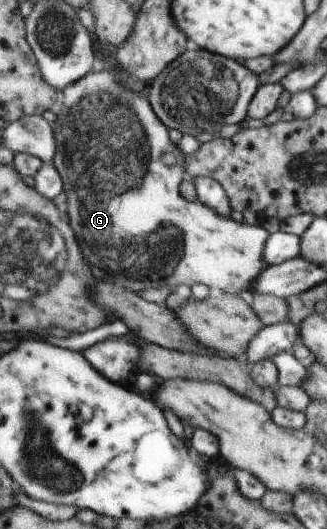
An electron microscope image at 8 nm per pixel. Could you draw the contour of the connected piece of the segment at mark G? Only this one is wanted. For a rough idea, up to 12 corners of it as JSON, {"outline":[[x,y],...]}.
{"outline":[[90,71],[56,114],[82,257],[132,291],[247,295],[270,236],[187,203],[148,101]]}

